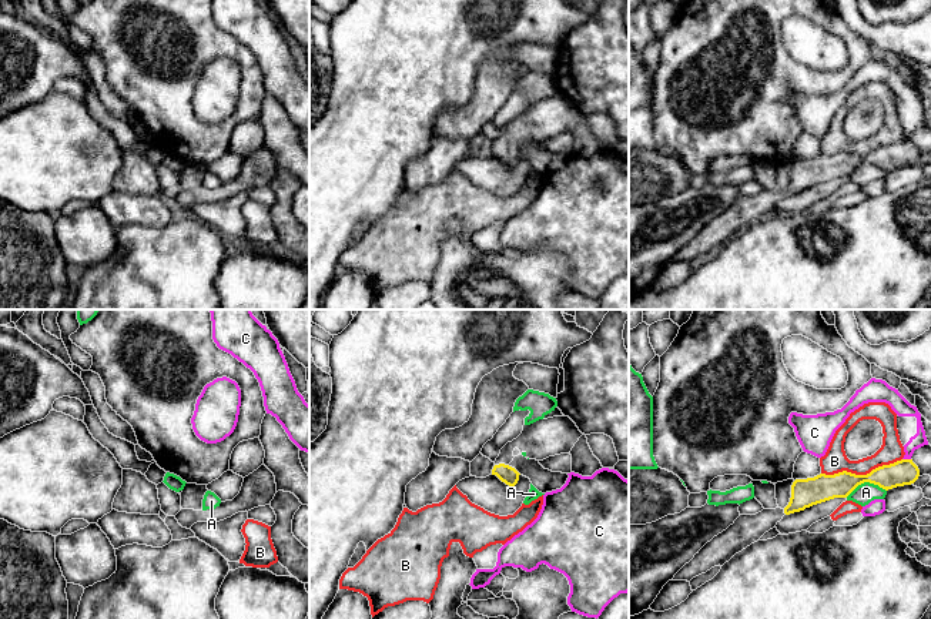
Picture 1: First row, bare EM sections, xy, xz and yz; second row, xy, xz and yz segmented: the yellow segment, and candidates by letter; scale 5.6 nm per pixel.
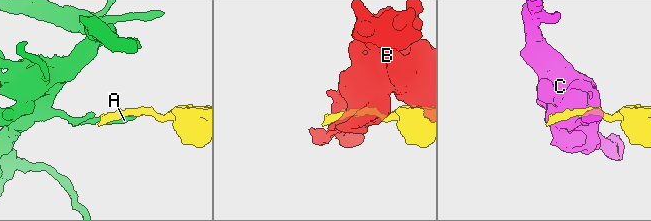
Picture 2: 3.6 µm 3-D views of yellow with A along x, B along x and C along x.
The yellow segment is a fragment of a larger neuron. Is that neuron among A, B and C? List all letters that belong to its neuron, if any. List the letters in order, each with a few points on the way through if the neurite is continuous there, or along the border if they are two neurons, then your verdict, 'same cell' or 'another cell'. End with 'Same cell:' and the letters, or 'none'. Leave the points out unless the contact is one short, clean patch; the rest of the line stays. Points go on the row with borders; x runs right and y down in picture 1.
A: another cell
B: another cell
C: another cell
Same cell: none

